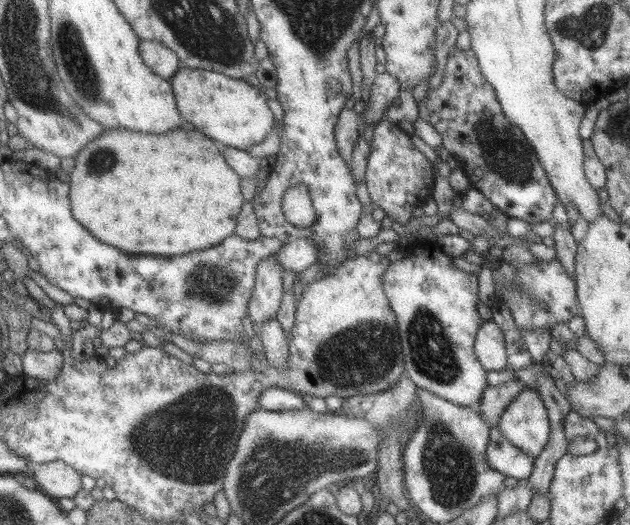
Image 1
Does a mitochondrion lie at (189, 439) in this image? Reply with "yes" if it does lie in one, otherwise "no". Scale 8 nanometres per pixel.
yes

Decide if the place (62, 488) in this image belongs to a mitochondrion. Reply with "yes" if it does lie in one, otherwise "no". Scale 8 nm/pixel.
no

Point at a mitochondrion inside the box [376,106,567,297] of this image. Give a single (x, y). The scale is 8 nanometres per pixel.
(507, 159)

